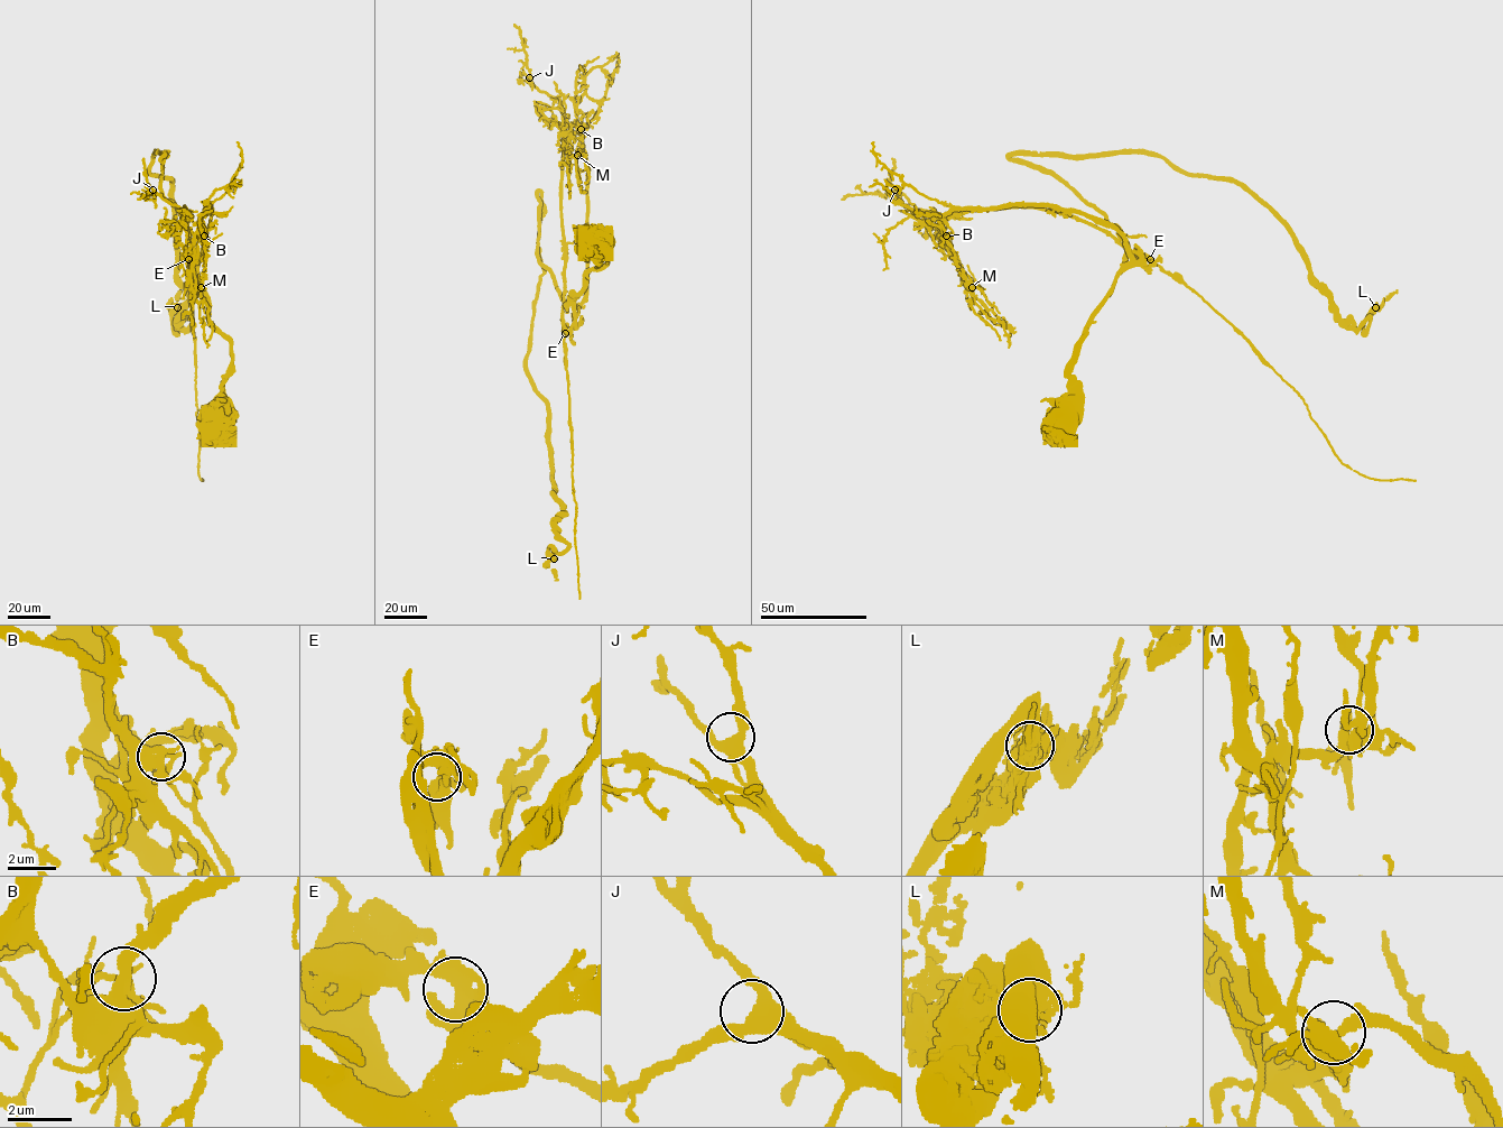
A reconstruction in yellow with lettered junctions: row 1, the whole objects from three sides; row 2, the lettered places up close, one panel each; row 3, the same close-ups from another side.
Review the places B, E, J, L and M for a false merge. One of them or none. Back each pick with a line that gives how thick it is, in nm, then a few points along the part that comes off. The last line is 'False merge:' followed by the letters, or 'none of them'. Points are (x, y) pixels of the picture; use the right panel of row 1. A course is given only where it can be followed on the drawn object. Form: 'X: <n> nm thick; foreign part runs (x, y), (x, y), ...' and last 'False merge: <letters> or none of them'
False merge: none of them

